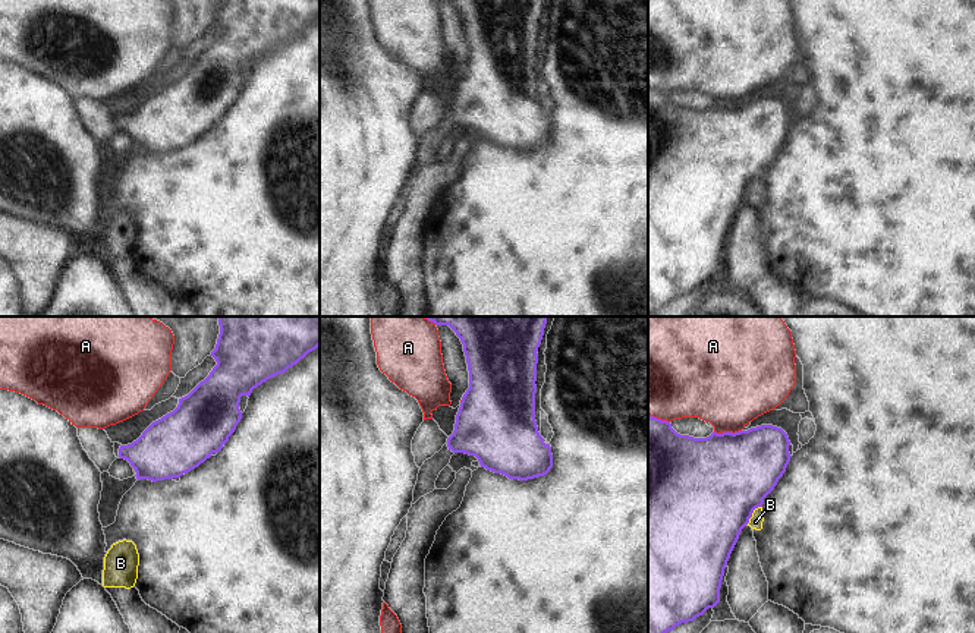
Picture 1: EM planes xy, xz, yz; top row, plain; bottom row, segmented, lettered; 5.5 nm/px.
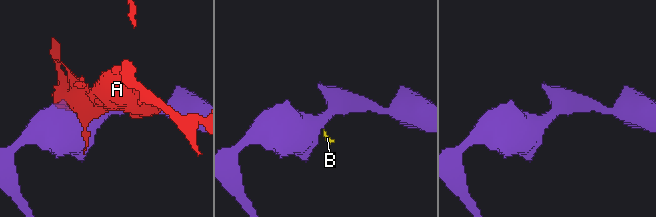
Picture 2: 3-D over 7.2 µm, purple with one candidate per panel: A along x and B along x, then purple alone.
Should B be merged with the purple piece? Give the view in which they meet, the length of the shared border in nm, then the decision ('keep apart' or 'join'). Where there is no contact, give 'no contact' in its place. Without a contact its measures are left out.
yz | 130 nm | keep apart

